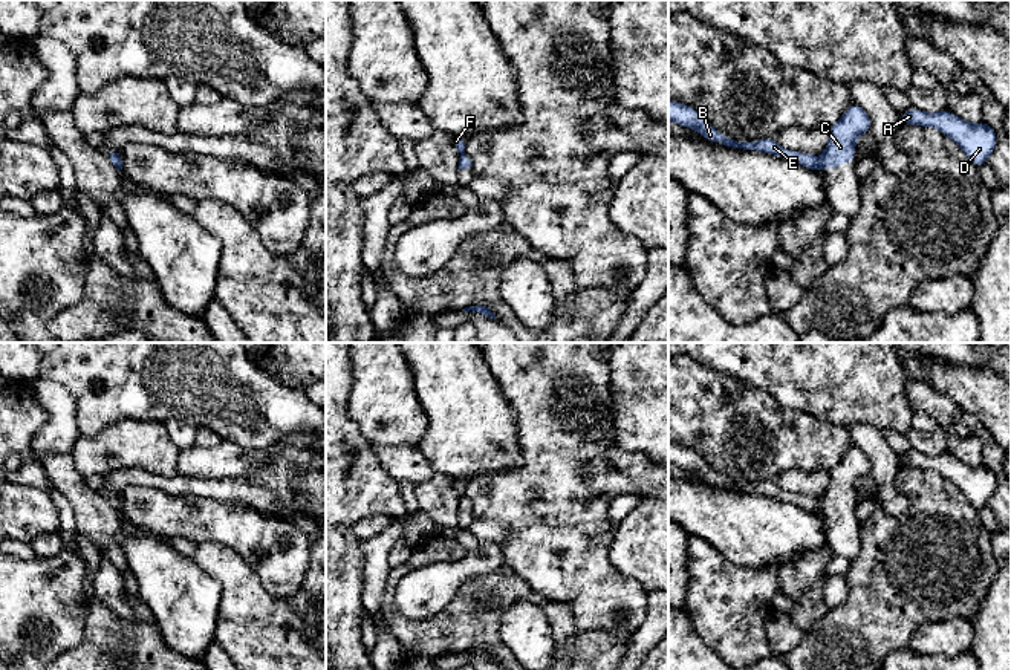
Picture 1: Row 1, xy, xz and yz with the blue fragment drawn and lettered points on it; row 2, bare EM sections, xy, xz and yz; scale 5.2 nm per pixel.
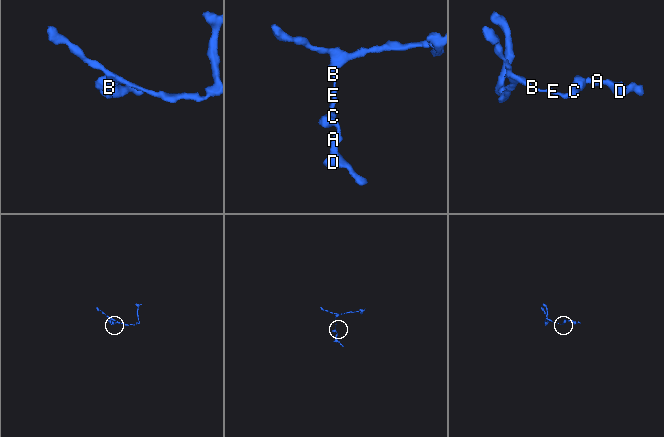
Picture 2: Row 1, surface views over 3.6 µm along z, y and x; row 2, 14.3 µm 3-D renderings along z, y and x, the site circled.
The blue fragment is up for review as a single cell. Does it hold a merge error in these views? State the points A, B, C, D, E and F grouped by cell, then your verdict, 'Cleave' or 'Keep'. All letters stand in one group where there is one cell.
Groups: A C D / B E F. Cleave

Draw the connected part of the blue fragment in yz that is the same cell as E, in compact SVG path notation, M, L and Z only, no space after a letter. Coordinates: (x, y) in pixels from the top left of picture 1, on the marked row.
M668 99L668 119L682 127L699 132L704 139L711 142L719 142L733 148L765 151L782 159L791 159L817 173L821 173L823 170L823 162L815 154L786 150L779 145L774 138L763 138L754 142L737 142L711 127L693 107L673 99Z

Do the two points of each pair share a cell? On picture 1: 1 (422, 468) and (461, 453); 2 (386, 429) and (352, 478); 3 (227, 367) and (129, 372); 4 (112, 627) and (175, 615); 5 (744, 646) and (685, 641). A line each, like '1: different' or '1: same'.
1: different
2: different
3: same
4: different
5: different

